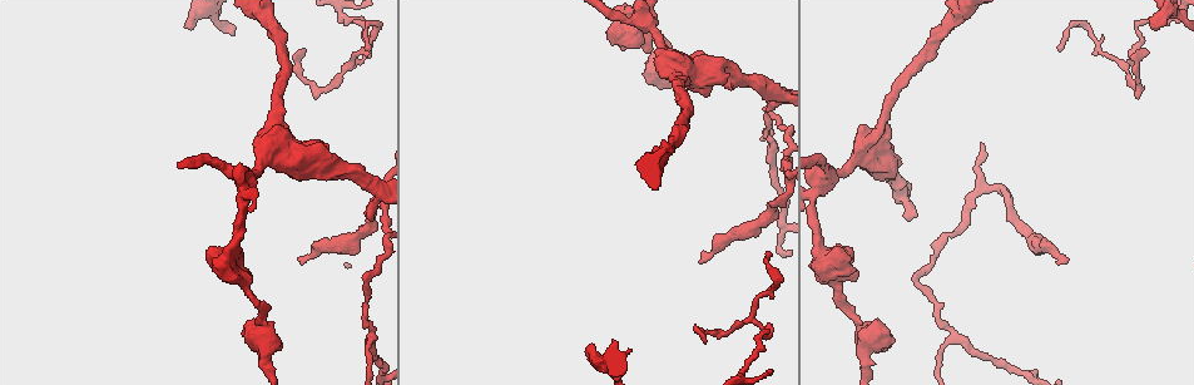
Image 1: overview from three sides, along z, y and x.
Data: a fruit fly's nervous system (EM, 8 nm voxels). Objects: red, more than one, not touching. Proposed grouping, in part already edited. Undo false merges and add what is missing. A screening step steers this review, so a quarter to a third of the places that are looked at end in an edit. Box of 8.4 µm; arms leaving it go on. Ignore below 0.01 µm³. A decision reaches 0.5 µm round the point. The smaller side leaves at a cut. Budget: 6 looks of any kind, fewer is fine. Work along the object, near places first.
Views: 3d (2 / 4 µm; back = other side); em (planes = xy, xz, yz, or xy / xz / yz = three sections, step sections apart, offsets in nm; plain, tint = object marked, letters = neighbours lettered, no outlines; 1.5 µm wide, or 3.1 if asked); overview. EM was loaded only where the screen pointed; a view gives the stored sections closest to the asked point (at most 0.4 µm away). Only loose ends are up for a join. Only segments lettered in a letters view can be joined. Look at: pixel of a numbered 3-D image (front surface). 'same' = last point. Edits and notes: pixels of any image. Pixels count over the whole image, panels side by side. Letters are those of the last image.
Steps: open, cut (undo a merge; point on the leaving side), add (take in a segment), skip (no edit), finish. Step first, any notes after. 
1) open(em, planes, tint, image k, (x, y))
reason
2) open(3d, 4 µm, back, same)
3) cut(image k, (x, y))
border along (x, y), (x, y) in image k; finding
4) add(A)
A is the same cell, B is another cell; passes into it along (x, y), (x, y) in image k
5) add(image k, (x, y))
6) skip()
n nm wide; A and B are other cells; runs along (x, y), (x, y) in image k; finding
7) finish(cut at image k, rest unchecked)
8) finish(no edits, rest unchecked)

open(em, yz, step 4, tint, image 1, (704, 344))

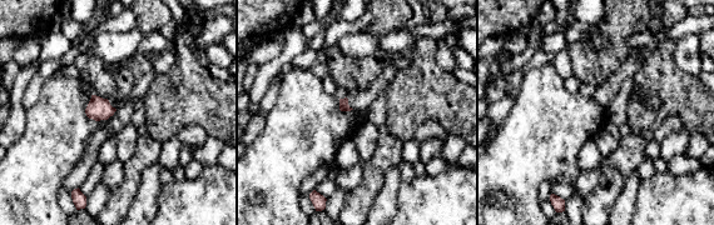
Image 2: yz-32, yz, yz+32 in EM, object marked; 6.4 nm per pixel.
open(em, planes, letters, same)
cut it another way

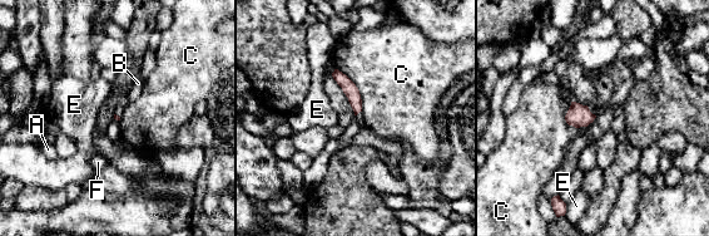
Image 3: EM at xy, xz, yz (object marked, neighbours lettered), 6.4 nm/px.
skip()
A, B, C, E and F are other cells; border along (336, 68), (357, 88), (362, 111) in image 3; none of them fits

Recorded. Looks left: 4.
open(3d, 2 µm, image 1, (1060, 50))
thin end

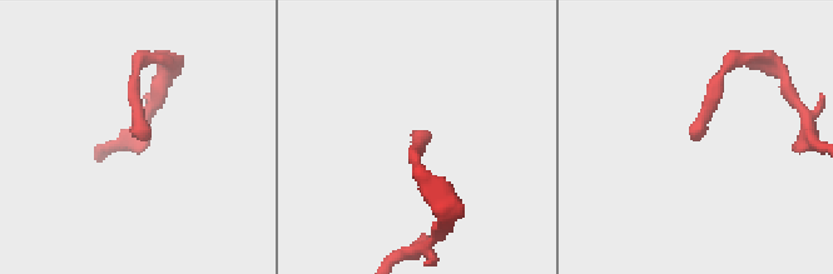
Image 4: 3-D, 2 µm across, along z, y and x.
open(em, yz, step 8, tint, image 4, (696, 137))

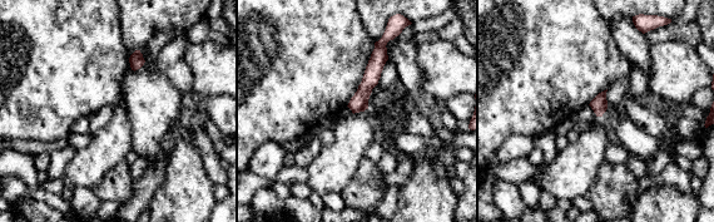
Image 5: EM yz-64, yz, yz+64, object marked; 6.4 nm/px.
open(em, planes, letters, same)

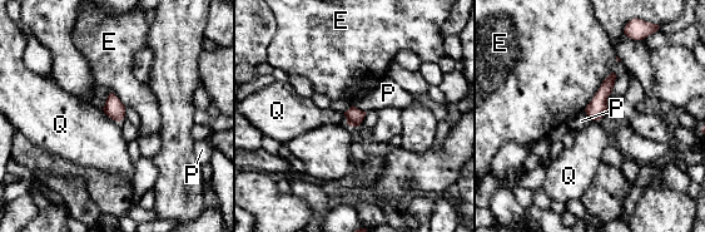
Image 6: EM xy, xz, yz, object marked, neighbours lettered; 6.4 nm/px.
skip()
110 nm wide; E, P and Q are other cells; border along (102, 109), (118, 122) in image 6; none of them fits

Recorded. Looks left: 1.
finish(no edits, rest unchecked)

